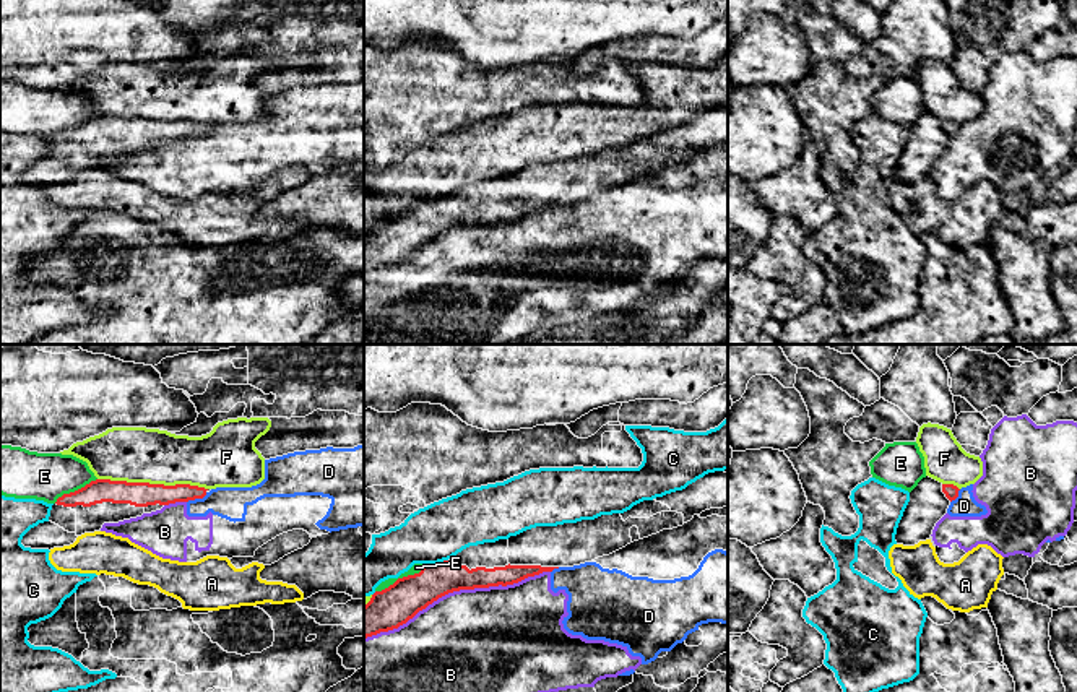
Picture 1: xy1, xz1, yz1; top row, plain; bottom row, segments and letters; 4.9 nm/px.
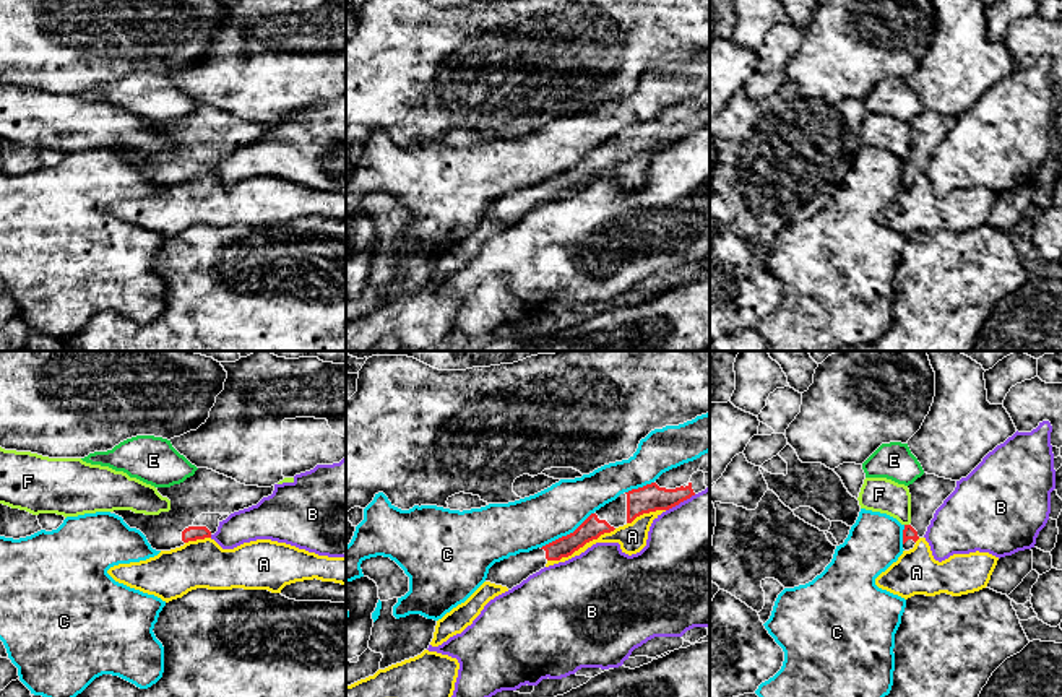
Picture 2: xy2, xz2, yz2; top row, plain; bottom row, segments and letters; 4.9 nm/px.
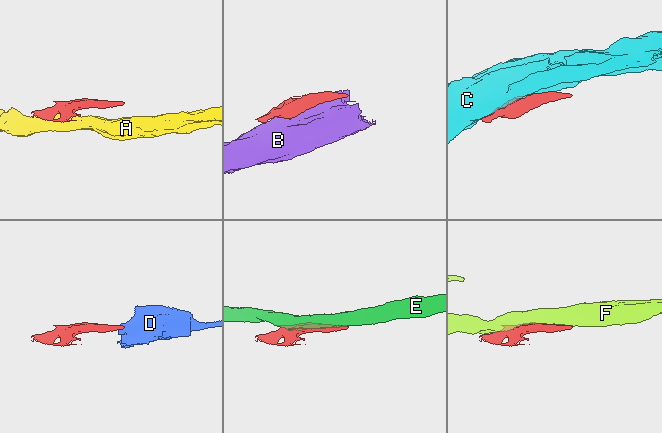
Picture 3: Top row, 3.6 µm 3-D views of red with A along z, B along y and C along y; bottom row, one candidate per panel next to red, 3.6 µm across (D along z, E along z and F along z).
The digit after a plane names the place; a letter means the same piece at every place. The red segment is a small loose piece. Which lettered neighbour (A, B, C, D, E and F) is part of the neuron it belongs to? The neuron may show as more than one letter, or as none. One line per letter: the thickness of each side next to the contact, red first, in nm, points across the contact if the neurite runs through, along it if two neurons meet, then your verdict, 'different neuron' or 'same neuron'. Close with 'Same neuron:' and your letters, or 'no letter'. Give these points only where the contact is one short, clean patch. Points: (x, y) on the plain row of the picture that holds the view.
A: 110 nm thick on the red side, 140 nm on the other; different neuron
B: 190 nm thick on the red side, 500 nm on the other; different neuron
C: 110 nm thick on the red side, 260 nm on the other; different neuron
D: 110 nm thick on the red side, 160 nm on the other; border along xy1 (207, 129), (187, 138); different neuron
E: 200 nm thick on the red side, 50 nm on the other; different neuron
F: 130 nm thick on the red side, 280 nm on the other; different neuron
Same neuron: no letter

